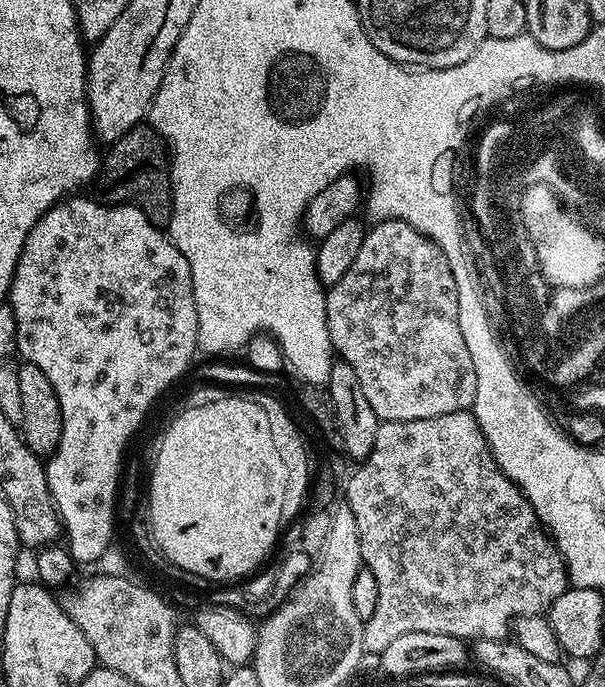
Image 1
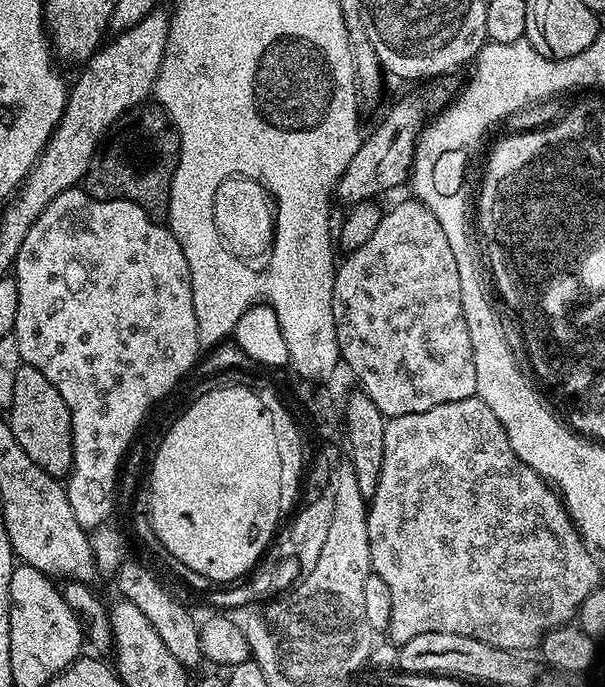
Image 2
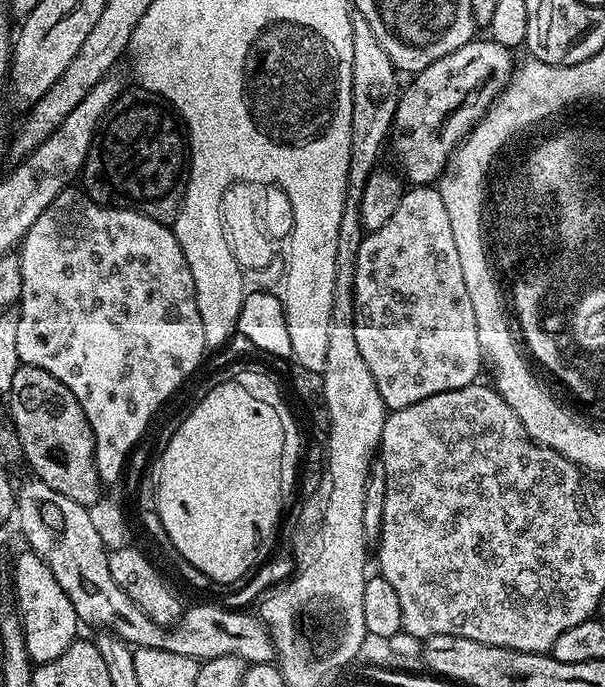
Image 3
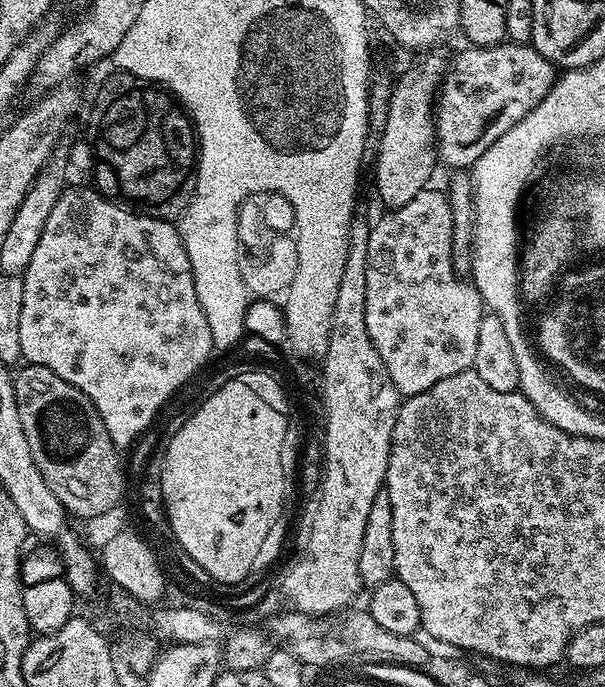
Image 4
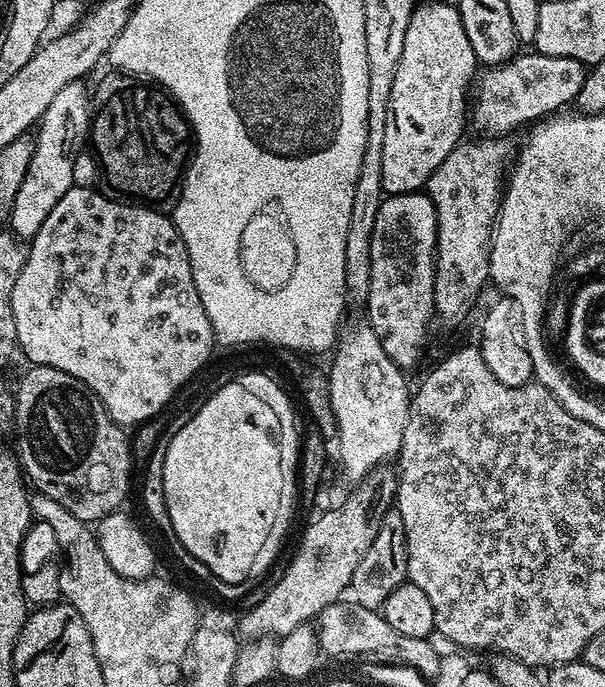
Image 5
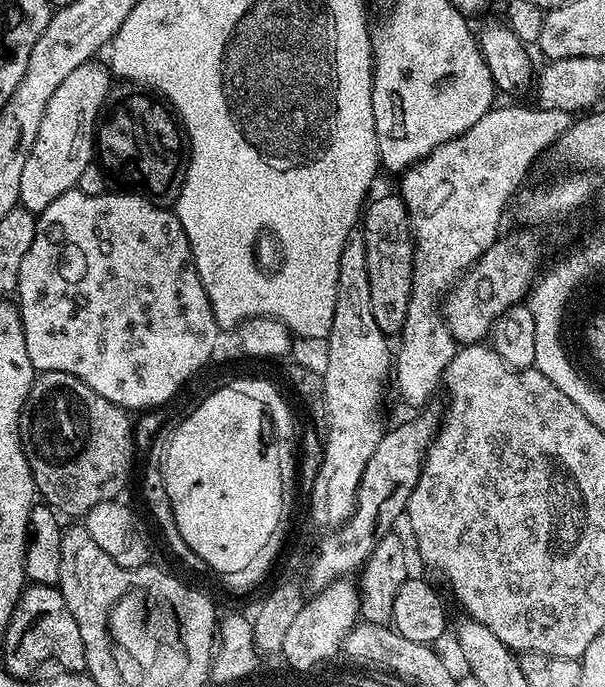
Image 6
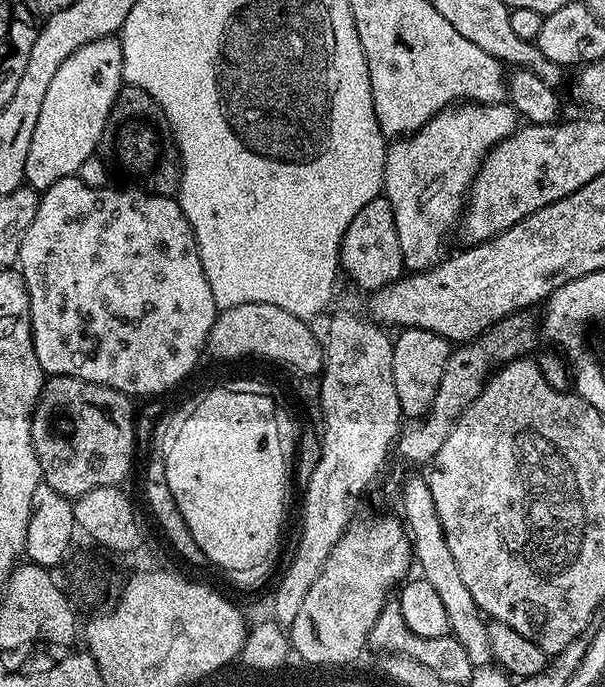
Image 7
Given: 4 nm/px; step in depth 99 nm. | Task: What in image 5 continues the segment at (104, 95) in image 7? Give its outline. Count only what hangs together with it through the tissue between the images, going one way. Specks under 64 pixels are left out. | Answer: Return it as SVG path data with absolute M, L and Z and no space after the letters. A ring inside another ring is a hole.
M80 82L62 86L62 90L58 90L58 95L54 97L54 102L46 106L46 114L38 125L40 134L37 133L35 137L34 158L7 219L12 235L19 236L25 242L31 241L38 230L42 230L42 222L46 222L50 210L54 210L54 206L62 202L62 194L66 194L74 186L75 180L72 179L76 176L76 159L89 143L94 115L94 103L92 104L84 86Z

